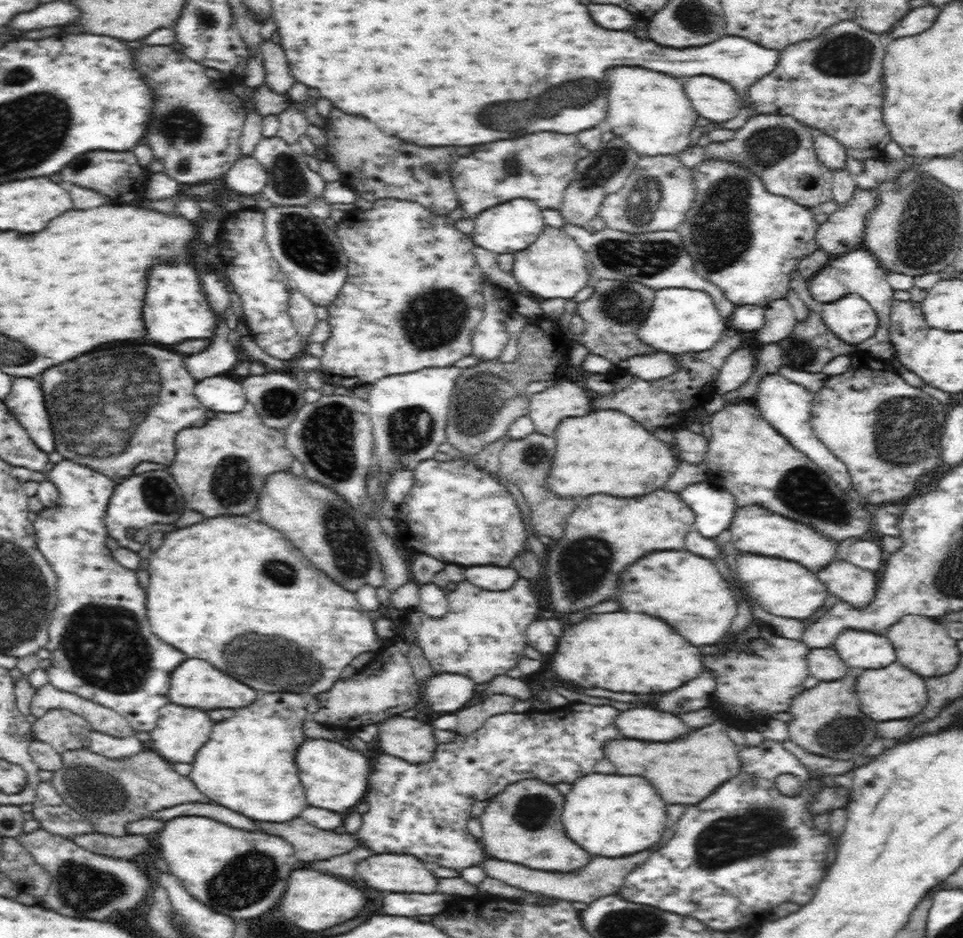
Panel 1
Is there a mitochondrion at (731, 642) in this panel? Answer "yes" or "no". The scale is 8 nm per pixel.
no

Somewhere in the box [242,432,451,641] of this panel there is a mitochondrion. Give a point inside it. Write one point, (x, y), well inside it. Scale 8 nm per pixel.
(344, 536)

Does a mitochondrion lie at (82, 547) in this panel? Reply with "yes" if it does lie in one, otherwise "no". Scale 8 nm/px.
no

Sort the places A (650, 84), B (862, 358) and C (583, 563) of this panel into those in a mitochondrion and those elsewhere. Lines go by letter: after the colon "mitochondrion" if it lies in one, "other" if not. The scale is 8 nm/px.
A: other
B: other
C: mitochondrion

